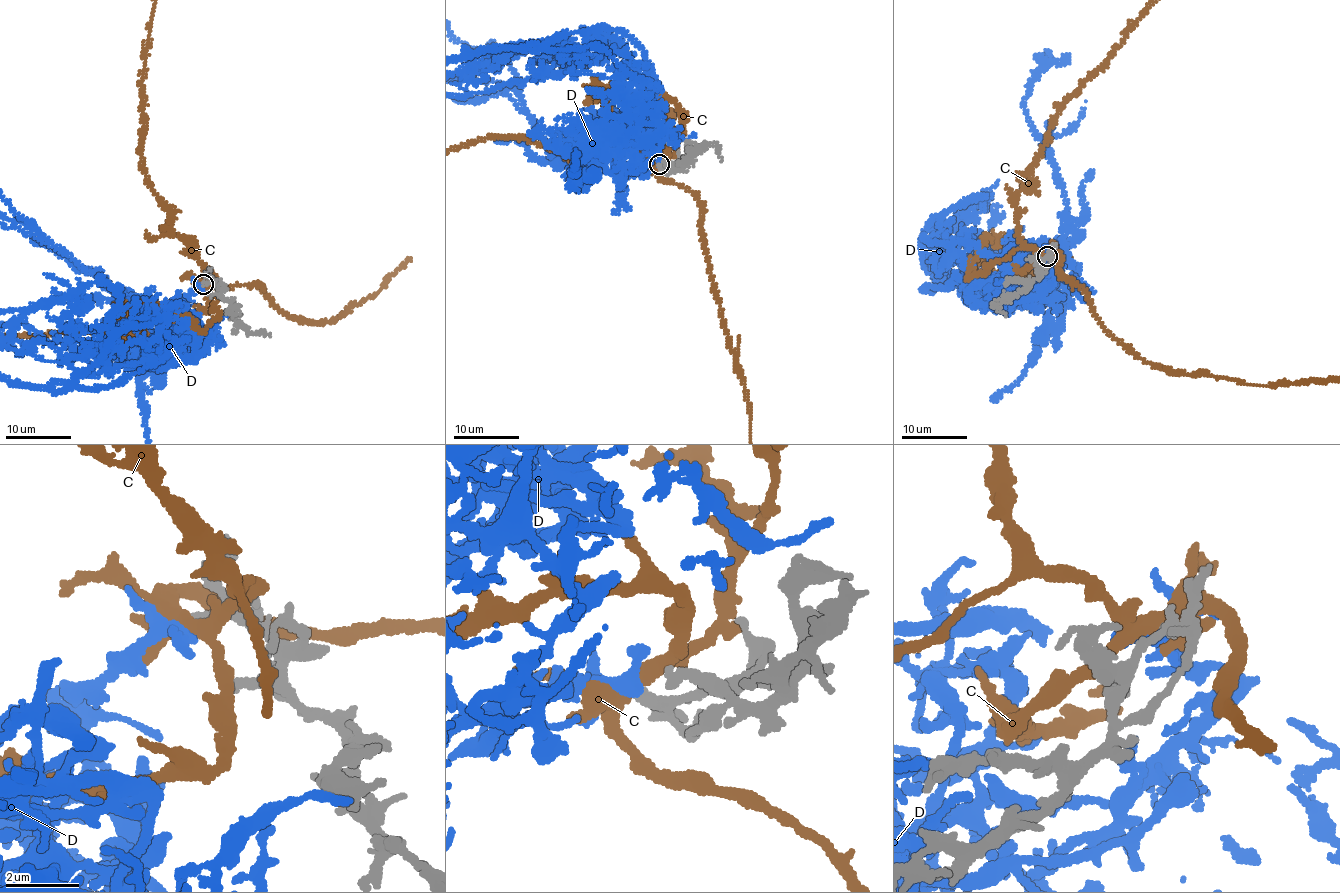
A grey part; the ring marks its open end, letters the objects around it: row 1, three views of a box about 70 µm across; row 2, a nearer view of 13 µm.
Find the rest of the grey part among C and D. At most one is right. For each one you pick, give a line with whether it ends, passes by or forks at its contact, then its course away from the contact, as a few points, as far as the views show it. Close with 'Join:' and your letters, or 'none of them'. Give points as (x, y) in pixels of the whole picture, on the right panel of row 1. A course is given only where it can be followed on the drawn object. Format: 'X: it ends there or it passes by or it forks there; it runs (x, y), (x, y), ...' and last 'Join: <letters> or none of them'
D: it forks there
Join: D

